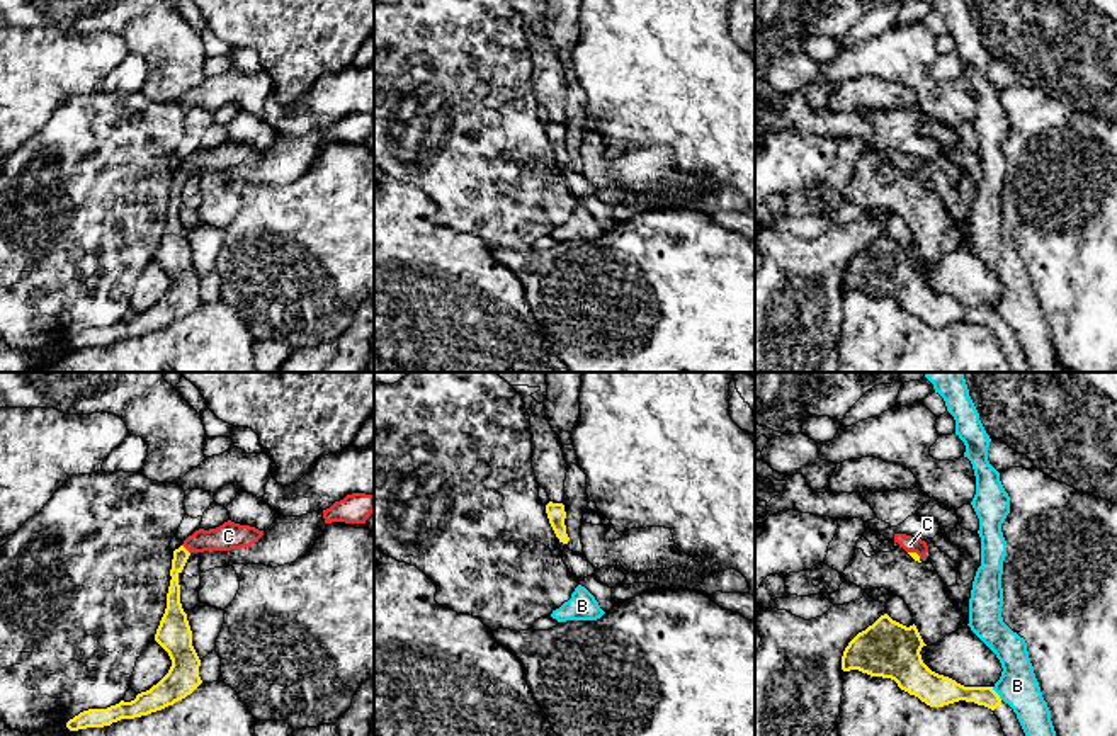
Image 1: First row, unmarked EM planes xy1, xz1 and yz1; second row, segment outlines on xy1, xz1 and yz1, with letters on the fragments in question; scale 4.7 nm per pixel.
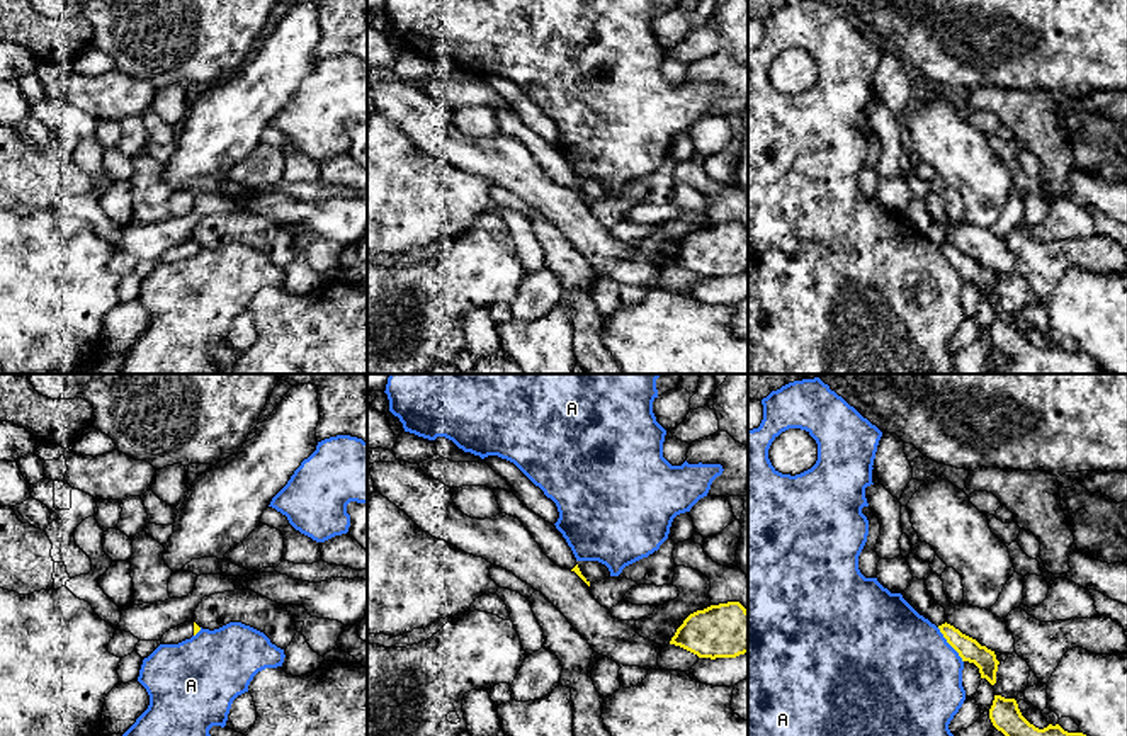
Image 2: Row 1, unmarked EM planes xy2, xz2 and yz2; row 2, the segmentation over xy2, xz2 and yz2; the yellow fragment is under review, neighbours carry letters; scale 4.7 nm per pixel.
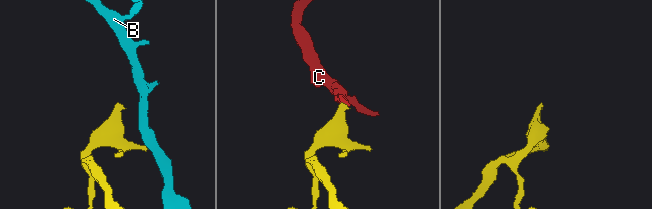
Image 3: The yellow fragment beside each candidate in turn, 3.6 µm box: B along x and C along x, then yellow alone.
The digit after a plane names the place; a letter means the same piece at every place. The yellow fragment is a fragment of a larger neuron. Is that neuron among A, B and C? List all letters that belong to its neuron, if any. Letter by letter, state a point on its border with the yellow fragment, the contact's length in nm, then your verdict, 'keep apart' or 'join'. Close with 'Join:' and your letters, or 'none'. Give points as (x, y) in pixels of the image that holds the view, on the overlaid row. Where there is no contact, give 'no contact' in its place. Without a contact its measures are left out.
A: contact yz2 (949, 643); length 200 nm; keep apart
B: contact yz1 (997, 694); length 80 nm; keep apart
C: contact xy1 (186, 549); length 60 nm; join
Join: C

